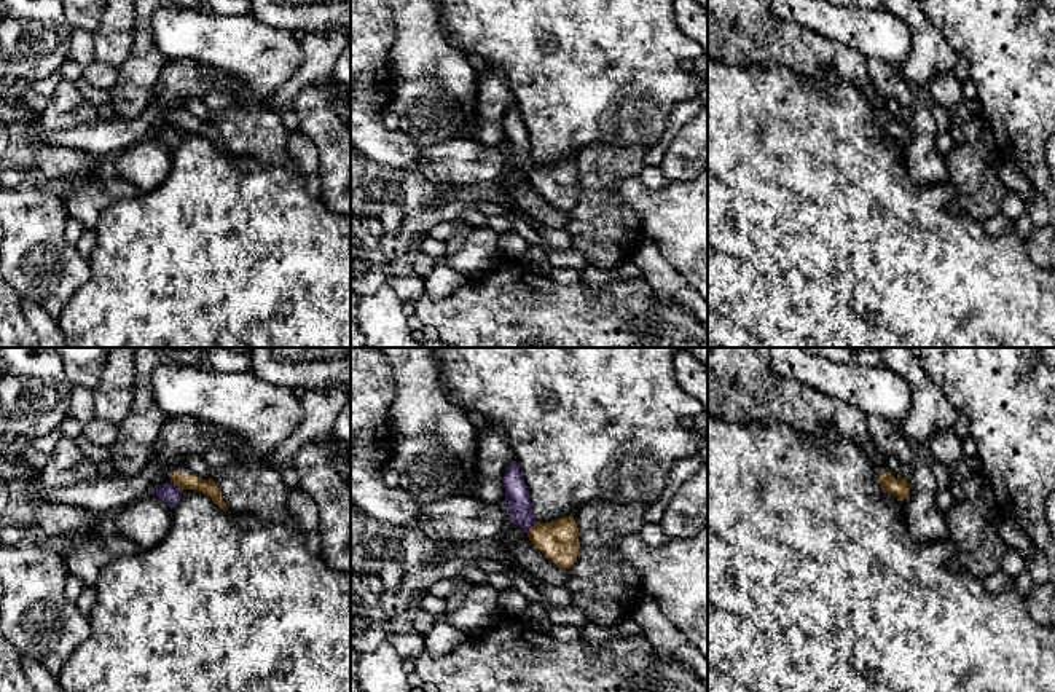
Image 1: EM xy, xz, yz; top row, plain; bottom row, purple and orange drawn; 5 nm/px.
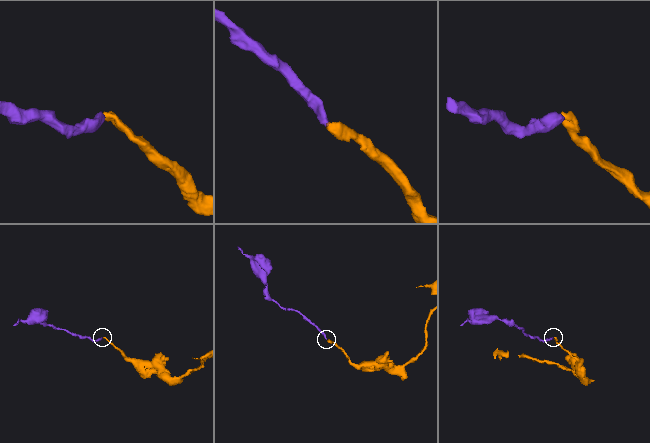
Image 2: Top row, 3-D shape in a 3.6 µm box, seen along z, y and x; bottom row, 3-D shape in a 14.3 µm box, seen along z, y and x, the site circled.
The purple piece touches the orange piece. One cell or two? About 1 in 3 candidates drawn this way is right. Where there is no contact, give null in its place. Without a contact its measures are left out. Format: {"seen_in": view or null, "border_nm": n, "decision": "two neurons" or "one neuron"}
{"seen_in": "xz", "border_nm": 80, "decision": "one neuron"}

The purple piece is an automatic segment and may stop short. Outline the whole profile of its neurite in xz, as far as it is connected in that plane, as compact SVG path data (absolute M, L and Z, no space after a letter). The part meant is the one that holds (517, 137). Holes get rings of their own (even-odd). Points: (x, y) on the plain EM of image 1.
M516 104L505 113L504 131L510 167L523 171L534 190L556 209L569 212L577 204L580 191L578 171L574 159L539 166L534 159L529 132Z

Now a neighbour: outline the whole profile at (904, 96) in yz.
M867 57L865 70L870 85L881 97L896 99L907 115L916 108L910 83L907 83L884 59Z

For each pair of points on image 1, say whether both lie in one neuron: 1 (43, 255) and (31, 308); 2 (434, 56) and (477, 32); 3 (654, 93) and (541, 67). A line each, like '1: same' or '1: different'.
1: different
2: different
3: same

